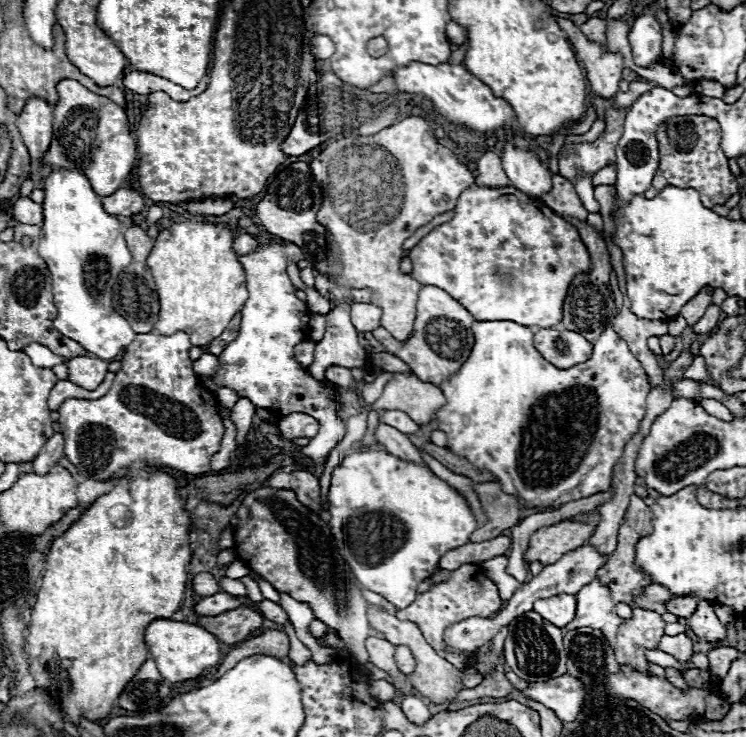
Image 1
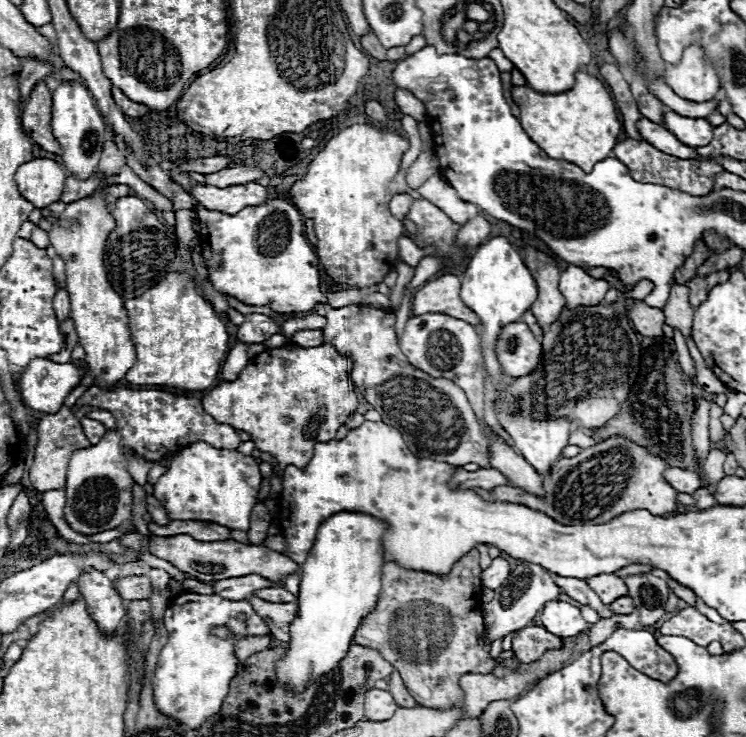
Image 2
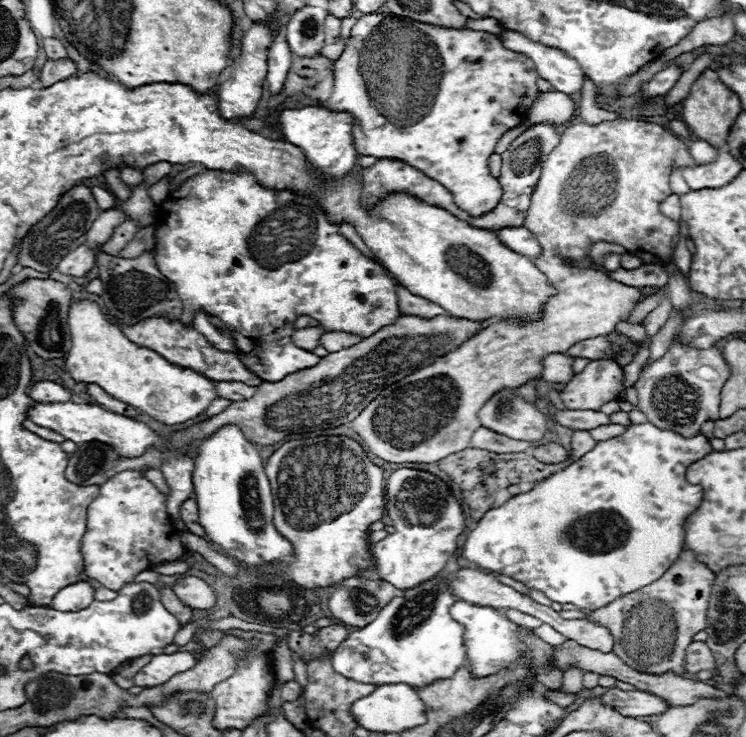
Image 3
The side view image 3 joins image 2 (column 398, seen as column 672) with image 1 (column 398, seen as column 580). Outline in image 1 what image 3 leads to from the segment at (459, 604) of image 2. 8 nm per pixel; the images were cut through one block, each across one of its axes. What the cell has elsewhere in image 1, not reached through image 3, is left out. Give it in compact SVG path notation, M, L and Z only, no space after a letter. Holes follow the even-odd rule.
M462 564L460 568L452 570L450 572L450 578L448 580L442 580L442 582L434 582L430 586L430 590L422 592L416 596L416 600L404 608L404 610L398 610L396 616L400 620L408 620L408 622L414 622L418 624L418 628L422 630L424 638L428 640L428 644L434 648L434 650L444 650L444 652L452 652L452 654L460 654L460 656L466 656L466 658L474 658L476 654L484 652L488 654L492 648L490 646L484 646L484 648L476 648L476 652L460 652L456 648L448 648L448 644L444 644L444 630L460 620L466 620L466 618L472 618L472 616L480 616L480 618L490 618L494 616L498 610L502 608L502 600L498 596L498 588L492 584L492 580L486 578L484 570L478 566L478 564Z

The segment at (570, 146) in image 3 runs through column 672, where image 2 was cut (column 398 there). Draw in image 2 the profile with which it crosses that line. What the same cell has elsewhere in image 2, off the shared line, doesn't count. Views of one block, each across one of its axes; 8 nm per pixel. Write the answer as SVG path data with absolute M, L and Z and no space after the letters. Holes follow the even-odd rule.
M354 124L330 138L326 148L310 162L306 176L292 186L290 196L294 206L302 212L302 216L314 220L314 232L318 236L316 254L334 282L354 288L368 288L382 282L382 278L394 266L398 258L398 238L406 236L406 232L402 222L388 210L388 202L394 196L388 192L388 184L394 180L406 150L408 140L404 140L398 132L382 132L370 124Z

